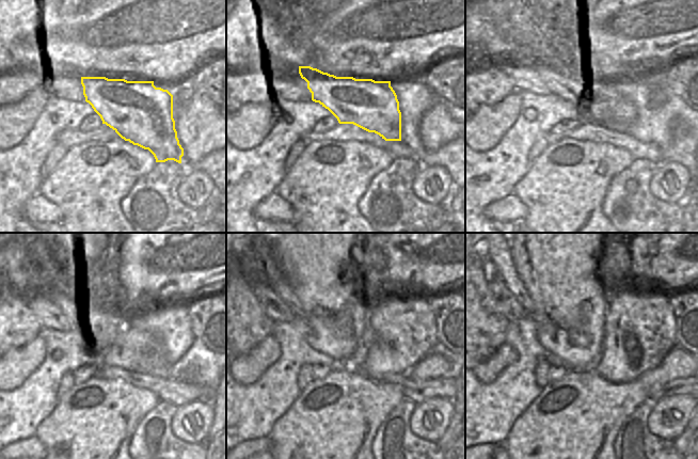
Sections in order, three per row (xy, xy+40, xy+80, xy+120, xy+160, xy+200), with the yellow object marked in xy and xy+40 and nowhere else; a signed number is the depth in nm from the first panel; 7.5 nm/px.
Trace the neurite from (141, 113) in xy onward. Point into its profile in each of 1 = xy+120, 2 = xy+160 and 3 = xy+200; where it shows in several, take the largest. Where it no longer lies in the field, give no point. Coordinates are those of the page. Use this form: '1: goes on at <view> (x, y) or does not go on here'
1: goes on at xy+120 (78, 322)
2: goes on at xy+160 (257, 254)
3: goes on at xy+200 (496, 254)

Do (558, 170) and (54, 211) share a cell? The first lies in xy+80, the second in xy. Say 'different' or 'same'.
different

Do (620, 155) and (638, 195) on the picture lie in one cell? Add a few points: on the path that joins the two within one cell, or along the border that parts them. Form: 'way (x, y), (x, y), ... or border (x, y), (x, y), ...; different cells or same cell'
border (636, 158), (621, 170), (608, 185); different cells

